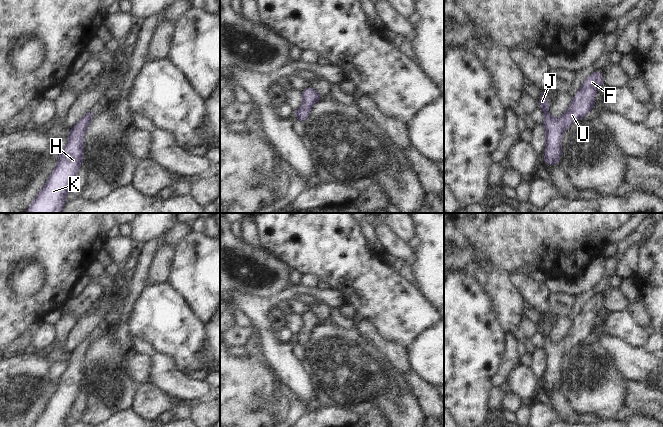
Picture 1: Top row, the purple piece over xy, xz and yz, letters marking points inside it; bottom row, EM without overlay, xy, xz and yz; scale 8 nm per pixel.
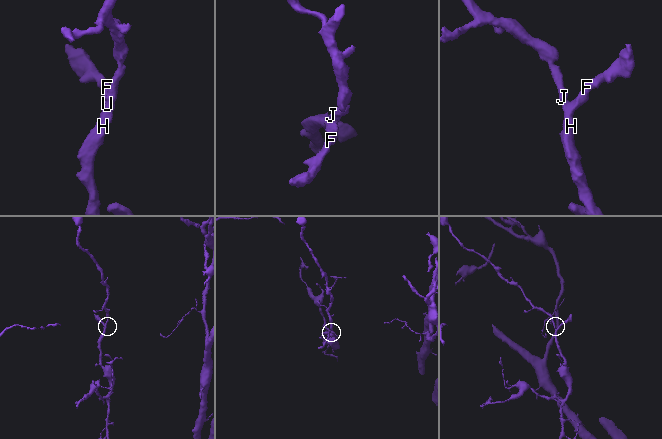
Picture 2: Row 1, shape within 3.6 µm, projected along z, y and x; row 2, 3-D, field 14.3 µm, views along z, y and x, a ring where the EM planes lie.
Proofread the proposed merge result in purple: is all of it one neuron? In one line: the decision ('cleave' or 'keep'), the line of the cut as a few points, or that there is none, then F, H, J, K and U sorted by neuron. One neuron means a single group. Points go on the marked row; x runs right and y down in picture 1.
keep | no cut | F H J K U

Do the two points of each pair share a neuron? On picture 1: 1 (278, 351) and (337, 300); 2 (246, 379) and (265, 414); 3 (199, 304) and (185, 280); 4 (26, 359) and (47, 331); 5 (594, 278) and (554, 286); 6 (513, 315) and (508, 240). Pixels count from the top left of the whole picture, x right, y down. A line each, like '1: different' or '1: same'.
1: same
2: same
3: same
4: different
5: same
6: same

